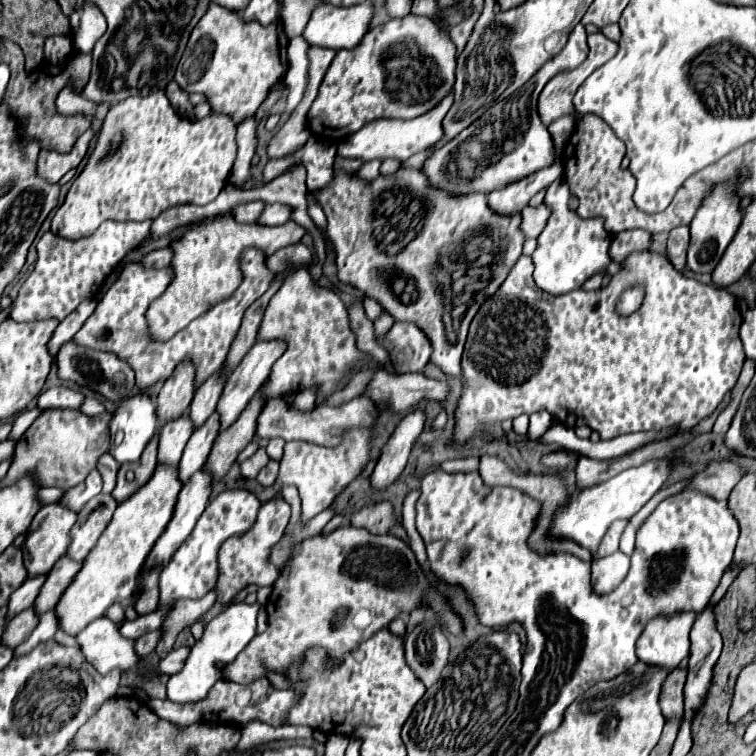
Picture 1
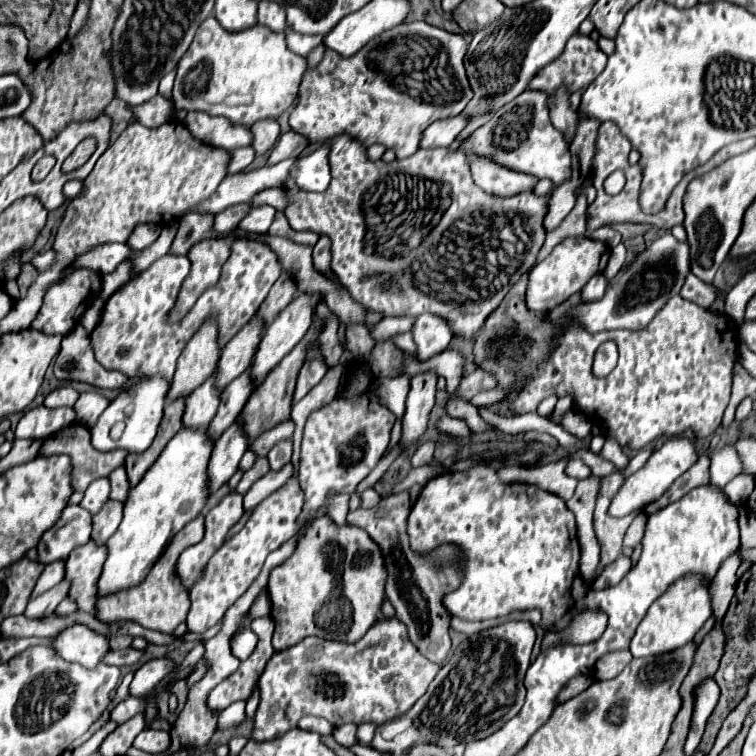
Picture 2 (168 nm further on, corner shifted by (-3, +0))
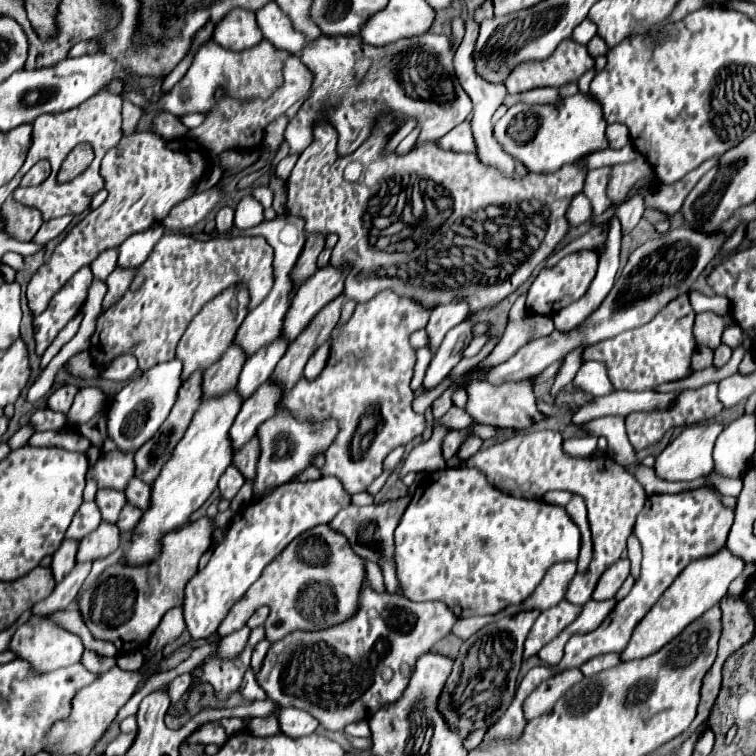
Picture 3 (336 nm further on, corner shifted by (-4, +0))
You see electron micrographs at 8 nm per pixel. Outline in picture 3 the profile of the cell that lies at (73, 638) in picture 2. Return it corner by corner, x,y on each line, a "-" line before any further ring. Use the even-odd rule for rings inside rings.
33,614
23,626
19,626
15,630
7,650
15,652
17,658
27,660
35,674
47,674
47,672
53,672
55,668
77,664
81,660
81,654
83,654
83,644
79,640
79,636
75,636
75,634
67,632
65,628
61,628
59,624
51,622
49,616

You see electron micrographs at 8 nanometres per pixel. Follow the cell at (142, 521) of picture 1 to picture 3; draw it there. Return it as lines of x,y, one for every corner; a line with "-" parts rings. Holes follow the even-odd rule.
233,390
213,396
201,402
199,410
195,412
185,436
177,444
173,456
163,466
159,478
153,482
151,492
151,508
143,514
139,524
135,526
129,550
125,552
123,560
131,564
145,564
159,556
159,542
161,538
179,528
189,520
189,516
201,508
201,504
213,494
217,488
217,482
221,474
227,470
227,466
233,460
233,446
229,438
229,428
233,426
233,420
237,412
241,410
243,398

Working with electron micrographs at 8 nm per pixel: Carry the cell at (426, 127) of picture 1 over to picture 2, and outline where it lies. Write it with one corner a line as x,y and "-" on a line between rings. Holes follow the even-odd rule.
458,114
446,120
436,120
436,124
430,124
424,132
422,132
422,140
420,140
420,148
438,148
438,146
448,146
454,142
454,138
458,136
458,132
466,126
466,116

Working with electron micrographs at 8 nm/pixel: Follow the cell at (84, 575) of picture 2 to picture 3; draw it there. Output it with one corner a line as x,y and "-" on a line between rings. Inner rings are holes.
101,522
95,532
85,536
79,542
77,562
93,562
97,558
105,558
119,548
119,528
109,522

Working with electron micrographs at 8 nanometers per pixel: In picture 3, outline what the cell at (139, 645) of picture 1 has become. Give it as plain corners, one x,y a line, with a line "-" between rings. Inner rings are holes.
85,650
83,652
83,662
81,662
89,672
95,672
95,674
105,674
107,670
111,670
117,662
115,658
105,658
105,656
97,656
95,652
91,650

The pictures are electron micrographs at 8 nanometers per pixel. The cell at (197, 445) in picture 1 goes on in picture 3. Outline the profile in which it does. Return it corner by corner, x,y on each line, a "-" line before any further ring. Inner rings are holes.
279,336
277,340
273,340
271,344
263,346
255,356
249,356
243,372
239,376
237,382
237,390
243,398
249,398
263,382
267,382
277,366
277,362
283,358
285,350
287,350
287,338

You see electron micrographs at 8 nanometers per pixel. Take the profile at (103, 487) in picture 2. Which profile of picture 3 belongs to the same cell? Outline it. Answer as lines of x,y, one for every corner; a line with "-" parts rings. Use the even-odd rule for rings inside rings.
99,490
95,502
103,514
103,520
115,524
115,520
119,520
119,512
127,500
125,500
123,492
119,492
119,490

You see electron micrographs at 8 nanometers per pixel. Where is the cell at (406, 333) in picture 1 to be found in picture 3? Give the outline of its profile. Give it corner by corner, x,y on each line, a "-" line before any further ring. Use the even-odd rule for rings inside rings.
463,300
457,302
449,302
443,306
437,306
429,318
427,324
427,334
429,334
429,348
431,352
435,352
439,348
439,344
443,342
445,334
457,326
459,322
463,322
469,316
469,306

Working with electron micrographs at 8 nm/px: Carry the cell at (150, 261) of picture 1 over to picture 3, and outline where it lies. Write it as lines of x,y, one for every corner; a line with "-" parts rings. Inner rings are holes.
287,156
287,158
283,158
283,160
277,164
277,168
275,168
277,178
285,182
285,180
287,180
287,176
291,174
291,168
295,166
295,162
297,162
297,156

